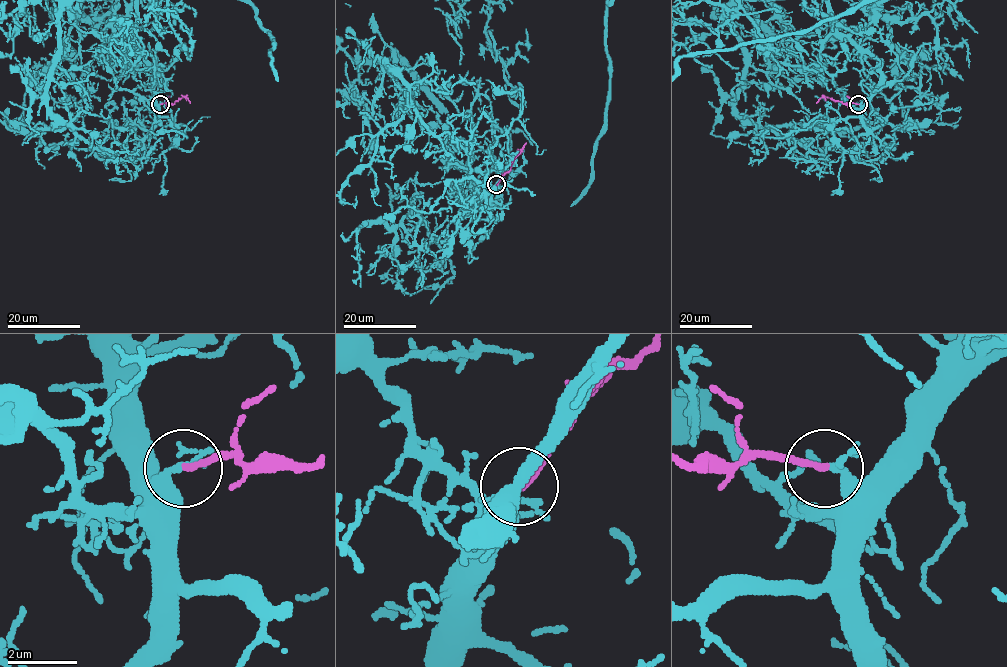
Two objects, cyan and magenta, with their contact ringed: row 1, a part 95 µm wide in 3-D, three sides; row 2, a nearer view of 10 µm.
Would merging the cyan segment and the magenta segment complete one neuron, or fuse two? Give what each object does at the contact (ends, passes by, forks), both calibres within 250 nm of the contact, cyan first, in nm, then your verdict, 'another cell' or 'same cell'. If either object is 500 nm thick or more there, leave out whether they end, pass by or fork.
cyan forks there; magenta ends there; 150 nm thick on the cyan side, 170 nm on the other; same cell

